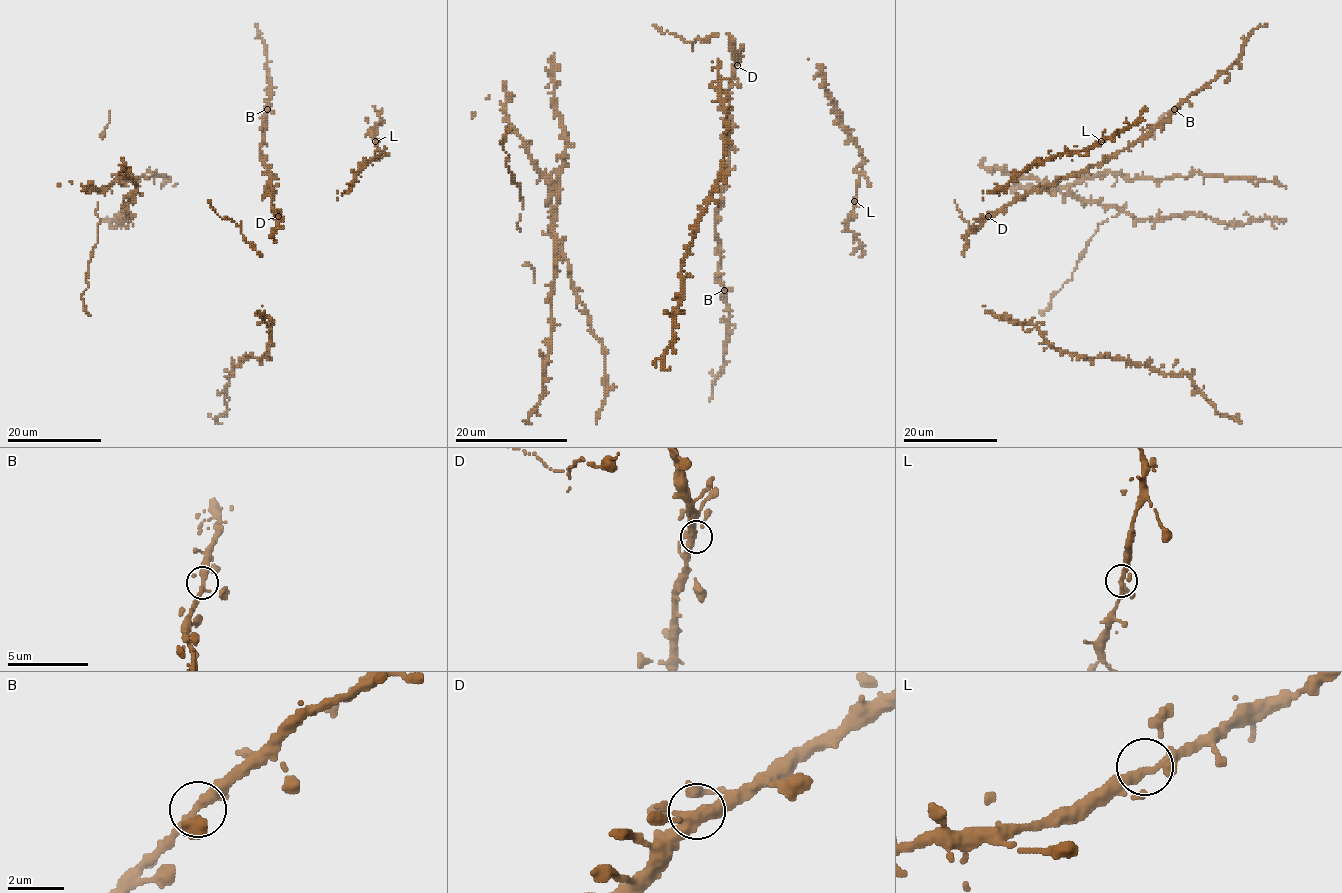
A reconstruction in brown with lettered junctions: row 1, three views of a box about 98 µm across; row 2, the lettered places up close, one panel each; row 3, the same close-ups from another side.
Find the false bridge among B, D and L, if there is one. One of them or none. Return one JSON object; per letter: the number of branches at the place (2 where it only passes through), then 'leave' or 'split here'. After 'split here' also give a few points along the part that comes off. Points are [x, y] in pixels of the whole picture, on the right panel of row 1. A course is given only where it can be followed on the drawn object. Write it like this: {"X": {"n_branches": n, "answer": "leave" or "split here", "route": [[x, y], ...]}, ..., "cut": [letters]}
{"B": {"n_branches": 4, "answer": "leave"}, "D": {"n_branches": 4, "answer": "leave"}, "L": {"n_branches": 4, "answer": "leave"}, "cut": []}

